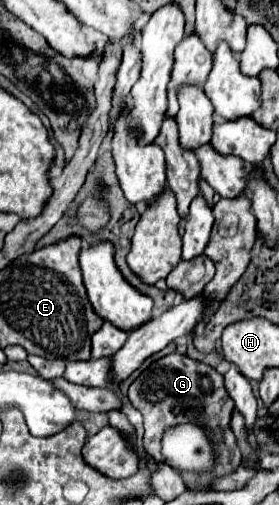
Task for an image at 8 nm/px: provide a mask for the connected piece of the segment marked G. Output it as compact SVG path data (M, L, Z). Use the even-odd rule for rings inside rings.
M169 354L161 360L157 360L149 370L145 370L139 380L135 380L129 386L127 394L129 402L143 414L143 424L145 424L145 436L143 436L143 446L145 450L157 460L165 462L161 454L161 438L163 434L183 422L199 424L211 430L209 438L215 444L215 464L207 470L207 478L219 478L229 472L235 472L241 462L241 450L237 446L237 438L231 432L231 414L233 414L233 400L229 398L225 386L223 386L223 376L197 360L191 360L183 354Z

